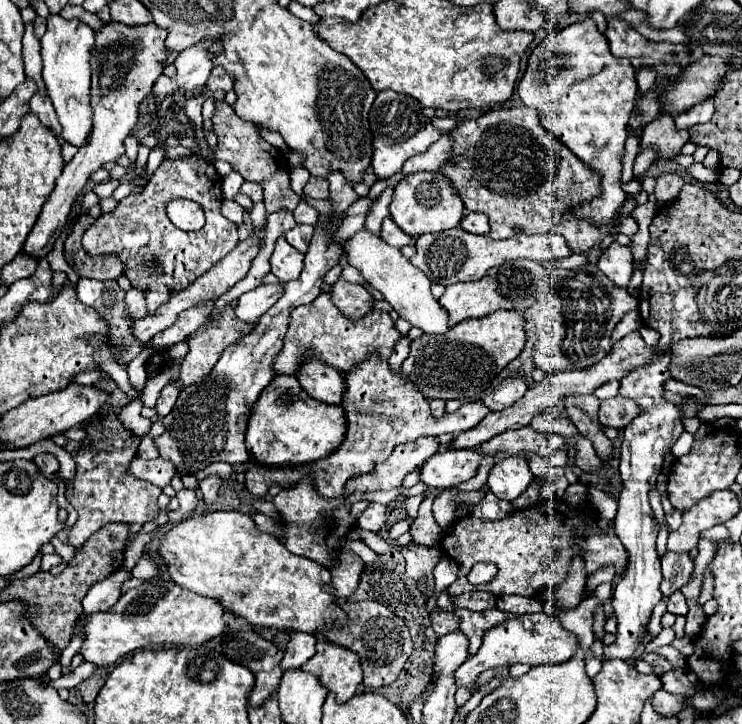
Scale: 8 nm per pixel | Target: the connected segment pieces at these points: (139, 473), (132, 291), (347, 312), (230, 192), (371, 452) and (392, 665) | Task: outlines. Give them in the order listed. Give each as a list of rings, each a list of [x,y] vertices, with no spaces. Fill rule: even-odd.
[[[135,458],[135,462],[131,462],[131,474],[135,478],[147,480],[159,488],[165,488],[179,472],[177,468],[167,462],[165,458],[155,458],[155,460],[143,460],[143,458]]]
[[[131,286],[131,288],[127,290],[125,302],[127,302],[127,312],[131,314],[131,318],[139,320],[139,318],[145,318],[145,316],[147,316],[145,298],[147,298],[147,294],[145,294],[141,288],[135,288],[135,286]]]
[[[339,278],[331,286],[331,300],[341,310],[341,314],[351,320],[363,318],[365,314],[369,314],[375,302],[371,292],[363,284],[353,284],[343,278]]]
[[[229,172],[225,178],[223,178],[223,196],[225,198],[233,198],[237,192],[239,192],[239,188],[241,188],[241,184],[243,184],[245,180],[243,180],[243,176],[239,174],[239,172]]]
[[[371,354],[367,356],[367,360],[355,364],[349,372],[343,374],[343,378],[347,388],[341,400],[341,408],[345,412],[347,432],[341,446],[327,458],[303,466],[277,468],[277,466],[251,464],[245,472],[245,490],[249,494],[265,496],[273,484],[287,490],[295,486],[301,478],[311,478],[319,496],[339,498],[345,490],[345,482],[353,476],[373,472],[377,464],[385,462],[391,456],[395,446],[417,440],[423,434],[431,434],[431,436],[441,436],[447,432],[461,434],[477,426],[483,420],[483,416],[489,412],[489,408],[485,408],[479,402],[465,402],[457,412],[445,414],[439,420],[433,418],[429,410],[429,400],[401,372],[395,374],[389,362],[377,354]]]
[[[363,600],[363,602],[351,602],[351,604],[341,604],[341,608],[347,612],[349,622],[343,628],[333,628],[321,632],[329,642],[335,642],[351,652],[355,652],[361,658],[363,666],[363,684],[369,688],[383,688],[389,686],[397,680],[401,674],[403,664],[413,652],[413,642],[409,636],[407,626],[403,624],[401,618],[391,614],[383,604]]]

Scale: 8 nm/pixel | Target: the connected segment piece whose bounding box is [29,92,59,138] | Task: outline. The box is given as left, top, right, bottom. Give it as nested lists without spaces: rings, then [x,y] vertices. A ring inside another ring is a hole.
[[[35,94],[29,102],[29,108],[33,114],[37,114],[41,118],[41,122],[49,128],[53,128],[53,132],[57,134],[59,138],[59,120],[57,120],[57,114],[55,114],[55,108],[51,104],[51,100],[45,96],[45,94]]]

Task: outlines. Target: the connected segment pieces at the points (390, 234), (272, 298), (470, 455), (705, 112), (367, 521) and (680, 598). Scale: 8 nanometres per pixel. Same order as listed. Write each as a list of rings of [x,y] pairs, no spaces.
[[[385,218],[385,220],[383,220],[381,236],[383,236],[383,240],[385,240],[389,246],[395,246],[395,248],[413,246],[413,244],[415,244],[415,238],[409,236],[409,234],[405,234],[403,230],[399,230],[399,226],[395,226],[395,222],[393,222],[391,218]]]
[[[261,284],[251,292],[245,292],[237,302],[237,318],[243,322],[259,322],[259,318],[283,296],[283,284]]]
[[[475,450],[437,452],[421,466],[419,480],[429,488],[447,488],[475,476],[483,456]]]
[[[707,98],[705,102],[701,104],[695,104],[691,106],[689,110],[681,112],[677,118],[675,118],[675,124],[681,128],[691,128],[695,124],[703,124],[703,122],[709,122],[713,116],[713,98]]]
[[[371,502],[359,518],[359,528],[379,532],[385,526],[385,518],[387,518],[387,508],[383,504]]]
[[[679,590],[669,598],[669,604],[667,606],[669,606],[669,612],[675,614],[675,616],[687,616],[687,612],[689,612],[687,600],[685,600],[685,596]]]

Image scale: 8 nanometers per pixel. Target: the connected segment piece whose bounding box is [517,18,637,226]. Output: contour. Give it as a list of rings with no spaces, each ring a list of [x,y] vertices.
[[[585,18],[545,38],[531,52],[517,94],[525,106],[539,110],[541,124],[549,132],[581,158],[581,162],[603,176],[601,196],[587,206],[575,208],[575,214],[605,226],[625,202],[625,192],[619,184],[621,156],[627,140],[627,122],[637,96],[637,80],[631,60],[615,58],[609,52],[607,38],[597,30],[597,24],[591,18]]]

